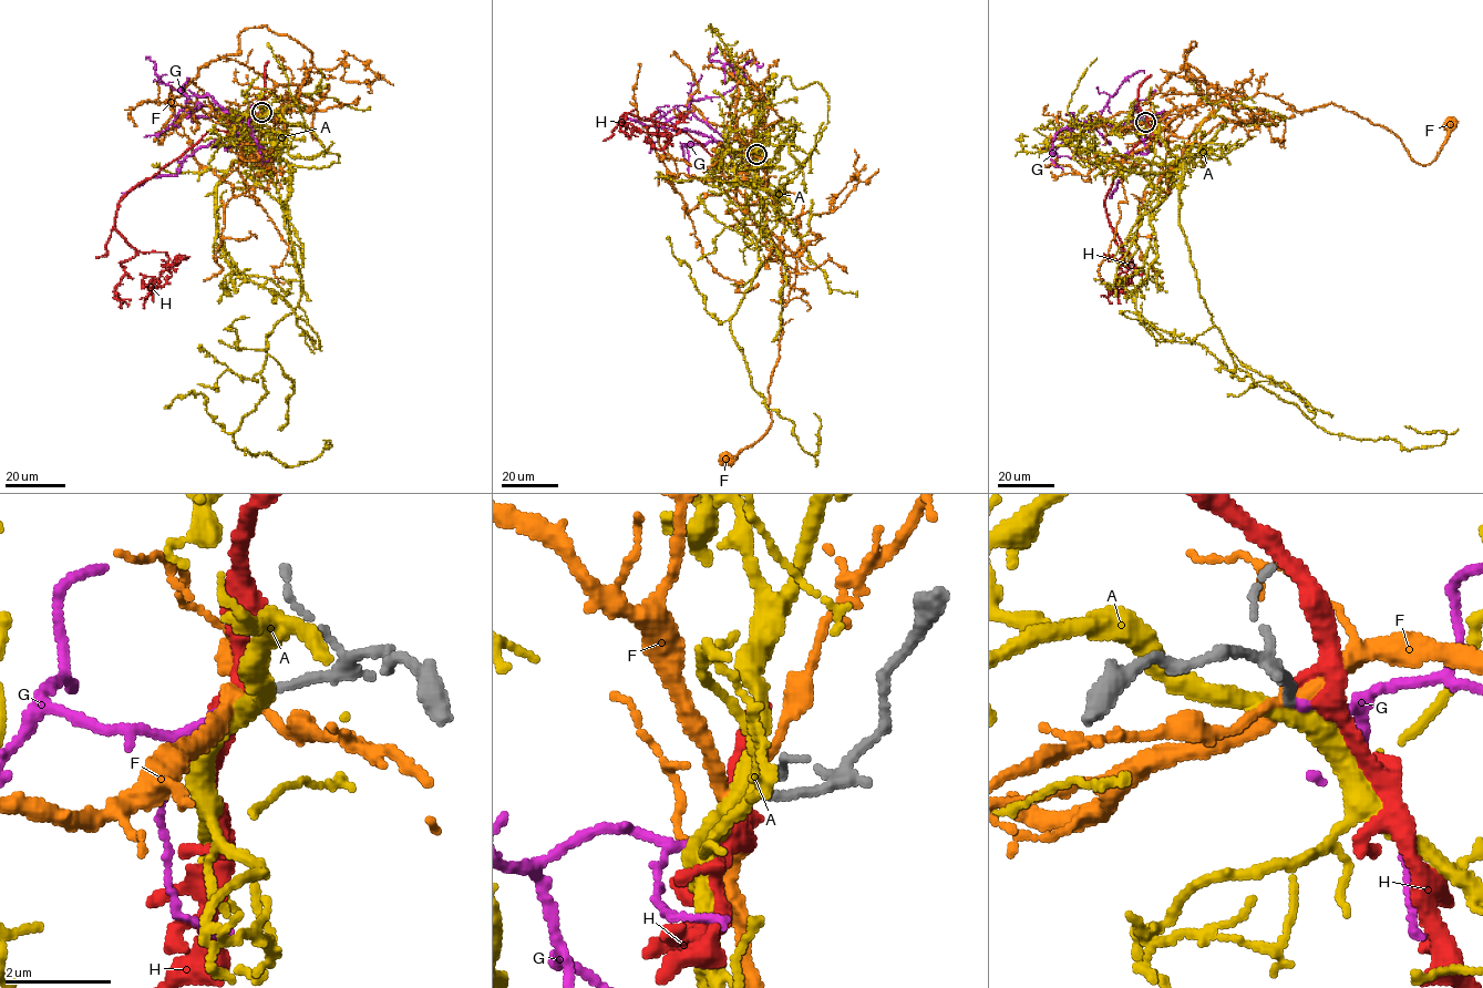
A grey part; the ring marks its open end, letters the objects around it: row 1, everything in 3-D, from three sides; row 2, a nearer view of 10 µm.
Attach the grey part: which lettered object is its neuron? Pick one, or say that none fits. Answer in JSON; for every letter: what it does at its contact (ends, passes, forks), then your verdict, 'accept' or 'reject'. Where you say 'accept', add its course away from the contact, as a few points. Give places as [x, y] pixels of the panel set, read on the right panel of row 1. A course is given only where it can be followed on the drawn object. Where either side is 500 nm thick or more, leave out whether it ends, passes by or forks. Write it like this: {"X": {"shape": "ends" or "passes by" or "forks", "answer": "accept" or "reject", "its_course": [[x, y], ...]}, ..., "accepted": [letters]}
{"A": {"shape": "passes by", "answer": "reject"}, "F": {"shape": "forks", "answer": "reject"}, "G": {"shape": "ends", "answer": "accept", "its_course": [[1144, 122], [1144, 140], [1130, 121], [1108, 126], [1092, 122], [1090, 116], [1056, 153], [1038, 148]]}, "H": {"shape": "ends", "answer": "reject"}, "accepted": ["G"]}

